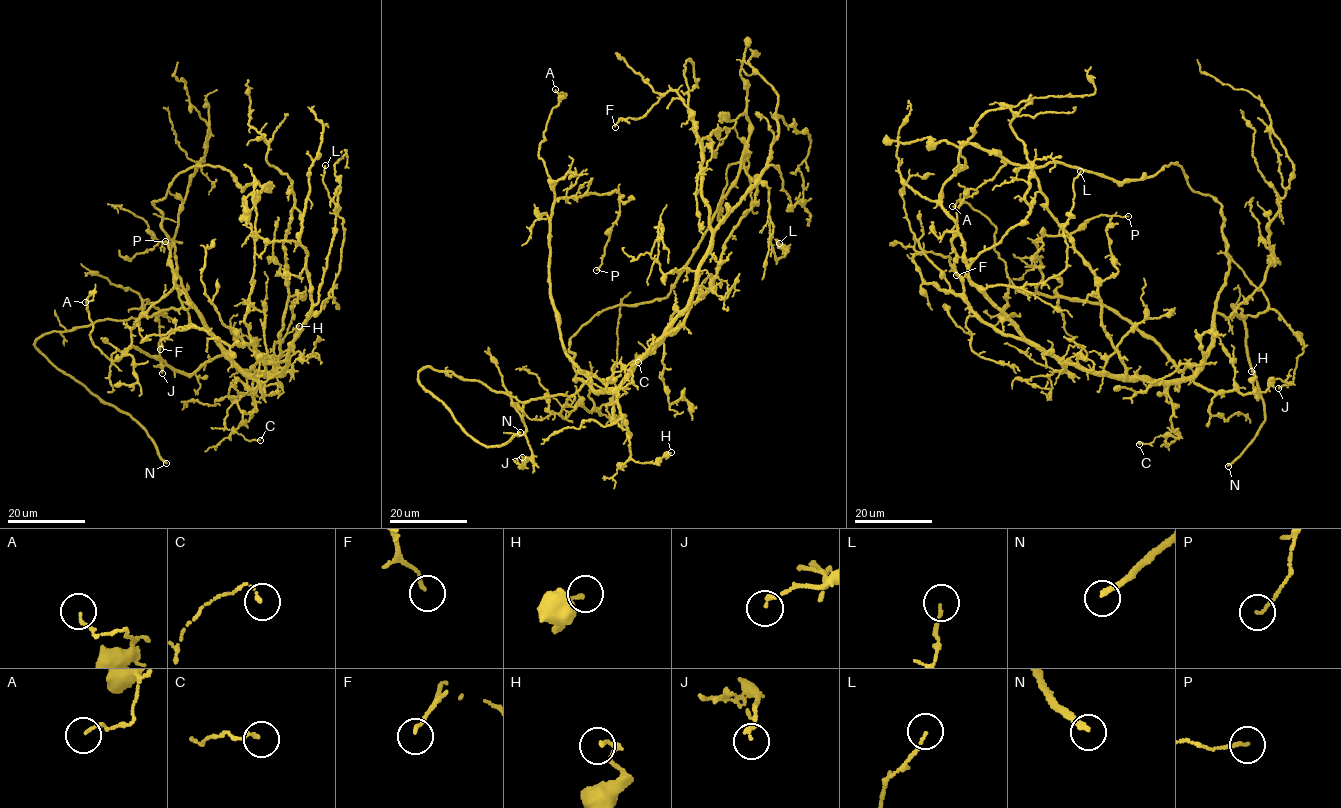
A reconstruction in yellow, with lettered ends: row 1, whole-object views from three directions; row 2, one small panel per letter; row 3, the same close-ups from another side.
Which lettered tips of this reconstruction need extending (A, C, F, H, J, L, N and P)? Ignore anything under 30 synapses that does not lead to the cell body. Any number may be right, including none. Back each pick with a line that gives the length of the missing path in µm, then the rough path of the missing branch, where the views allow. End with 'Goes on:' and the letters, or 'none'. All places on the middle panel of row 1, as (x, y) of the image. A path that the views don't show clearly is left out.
N: Missing length about 40 µm
Goes on: N

